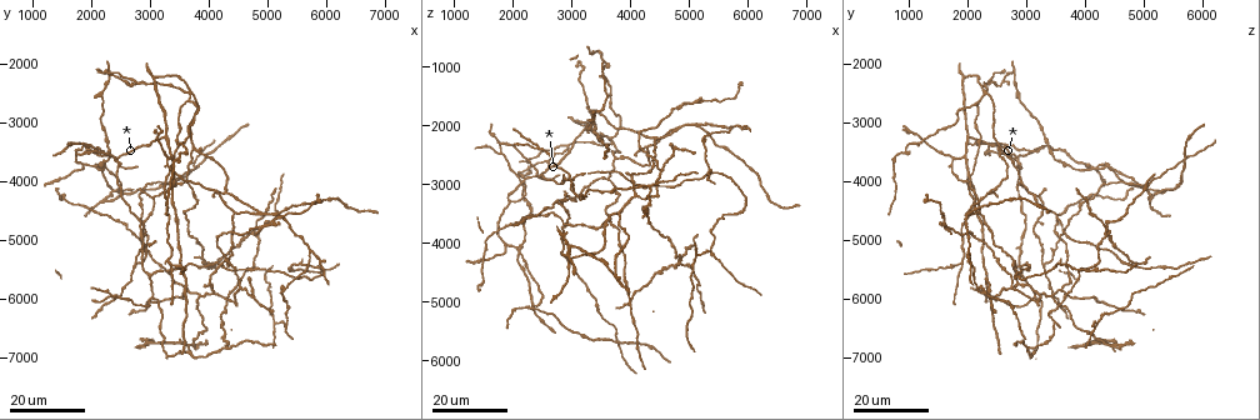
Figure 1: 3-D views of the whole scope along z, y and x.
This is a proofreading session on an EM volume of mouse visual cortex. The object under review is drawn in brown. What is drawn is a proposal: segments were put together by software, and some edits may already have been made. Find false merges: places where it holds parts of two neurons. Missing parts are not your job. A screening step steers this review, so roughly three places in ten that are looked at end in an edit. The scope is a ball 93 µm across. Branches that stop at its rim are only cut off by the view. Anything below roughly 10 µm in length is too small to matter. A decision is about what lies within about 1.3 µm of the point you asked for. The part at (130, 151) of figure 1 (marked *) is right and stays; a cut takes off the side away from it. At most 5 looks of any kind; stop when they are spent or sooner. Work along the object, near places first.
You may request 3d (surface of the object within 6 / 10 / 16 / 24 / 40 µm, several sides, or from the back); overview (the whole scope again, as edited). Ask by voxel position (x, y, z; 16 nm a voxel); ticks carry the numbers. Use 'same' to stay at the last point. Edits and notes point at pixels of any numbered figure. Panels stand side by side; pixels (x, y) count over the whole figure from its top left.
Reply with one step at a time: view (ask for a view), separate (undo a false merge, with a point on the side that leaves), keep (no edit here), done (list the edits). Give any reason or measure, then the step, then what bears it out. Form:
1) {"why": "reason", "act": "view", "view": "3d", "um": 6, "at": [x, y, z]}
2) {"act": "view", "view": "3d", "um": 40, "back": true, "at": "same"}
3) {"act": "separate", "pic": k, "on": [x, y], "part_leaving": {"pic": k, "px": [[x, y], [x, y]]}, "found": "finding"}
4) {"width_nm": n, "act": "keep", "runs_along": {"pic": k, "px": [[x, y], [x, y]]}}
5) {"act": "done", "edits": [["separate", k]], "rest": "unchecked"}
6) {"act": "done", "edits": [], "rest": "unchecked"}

{"why": "three arms meet", "act": "view", "view": "3d", "um": 24, "at": [3650, 4050, 2900]}

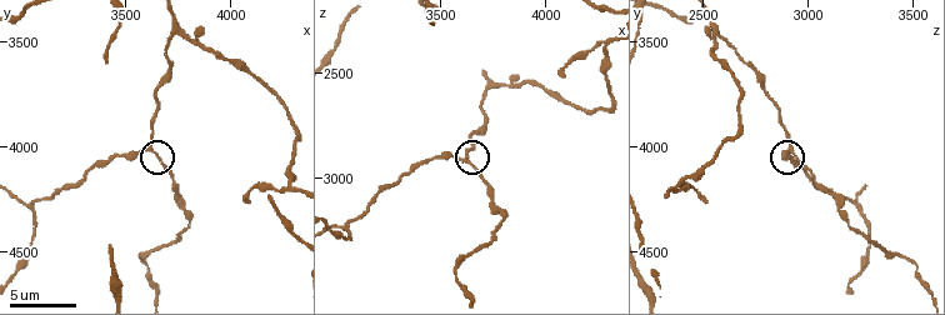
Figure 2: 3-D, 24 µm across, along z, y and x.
{"why": "zoom in", "act": "view", "view": "3d", "um": 10, "at": [3610, 4020, 2910]}

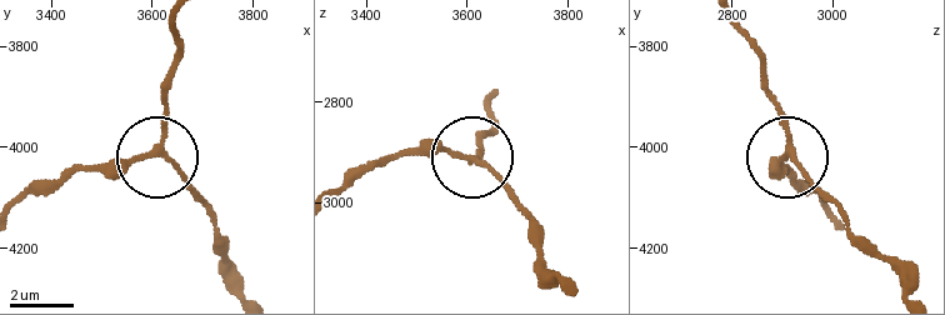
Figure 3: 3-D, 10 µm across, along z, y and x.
{"side_arm_um": 72, "act": "keep", "found": "one neuron here"}

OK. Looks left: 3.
{"why": "a fork", "act": "view", "view": "3d", "um": 16, "at": [5150, 4550, 2000]}

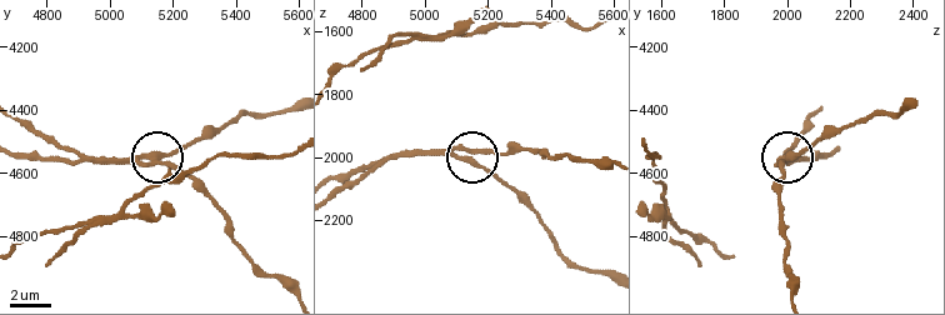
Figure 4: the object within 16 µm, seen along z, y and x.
{"act": "view", "view": "3d", "um": 6, "at": [5160, 4540, 2020]}

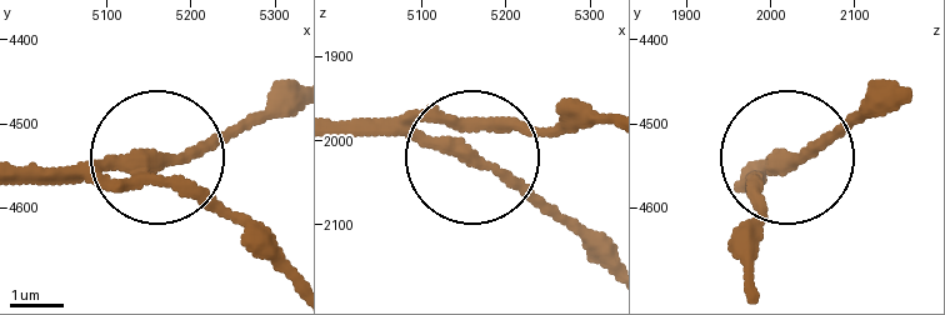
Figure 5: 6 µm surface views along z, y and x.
{"side_arm_um": 42, "act": "keep", "runs_along": {"pic": 5, "px": [[344, 135], [451, 140], [569, 225]]}, "found": "all the same neuron"}

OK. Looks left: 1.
{"act": "done", "edits": [], "rest": "unchecked"}

